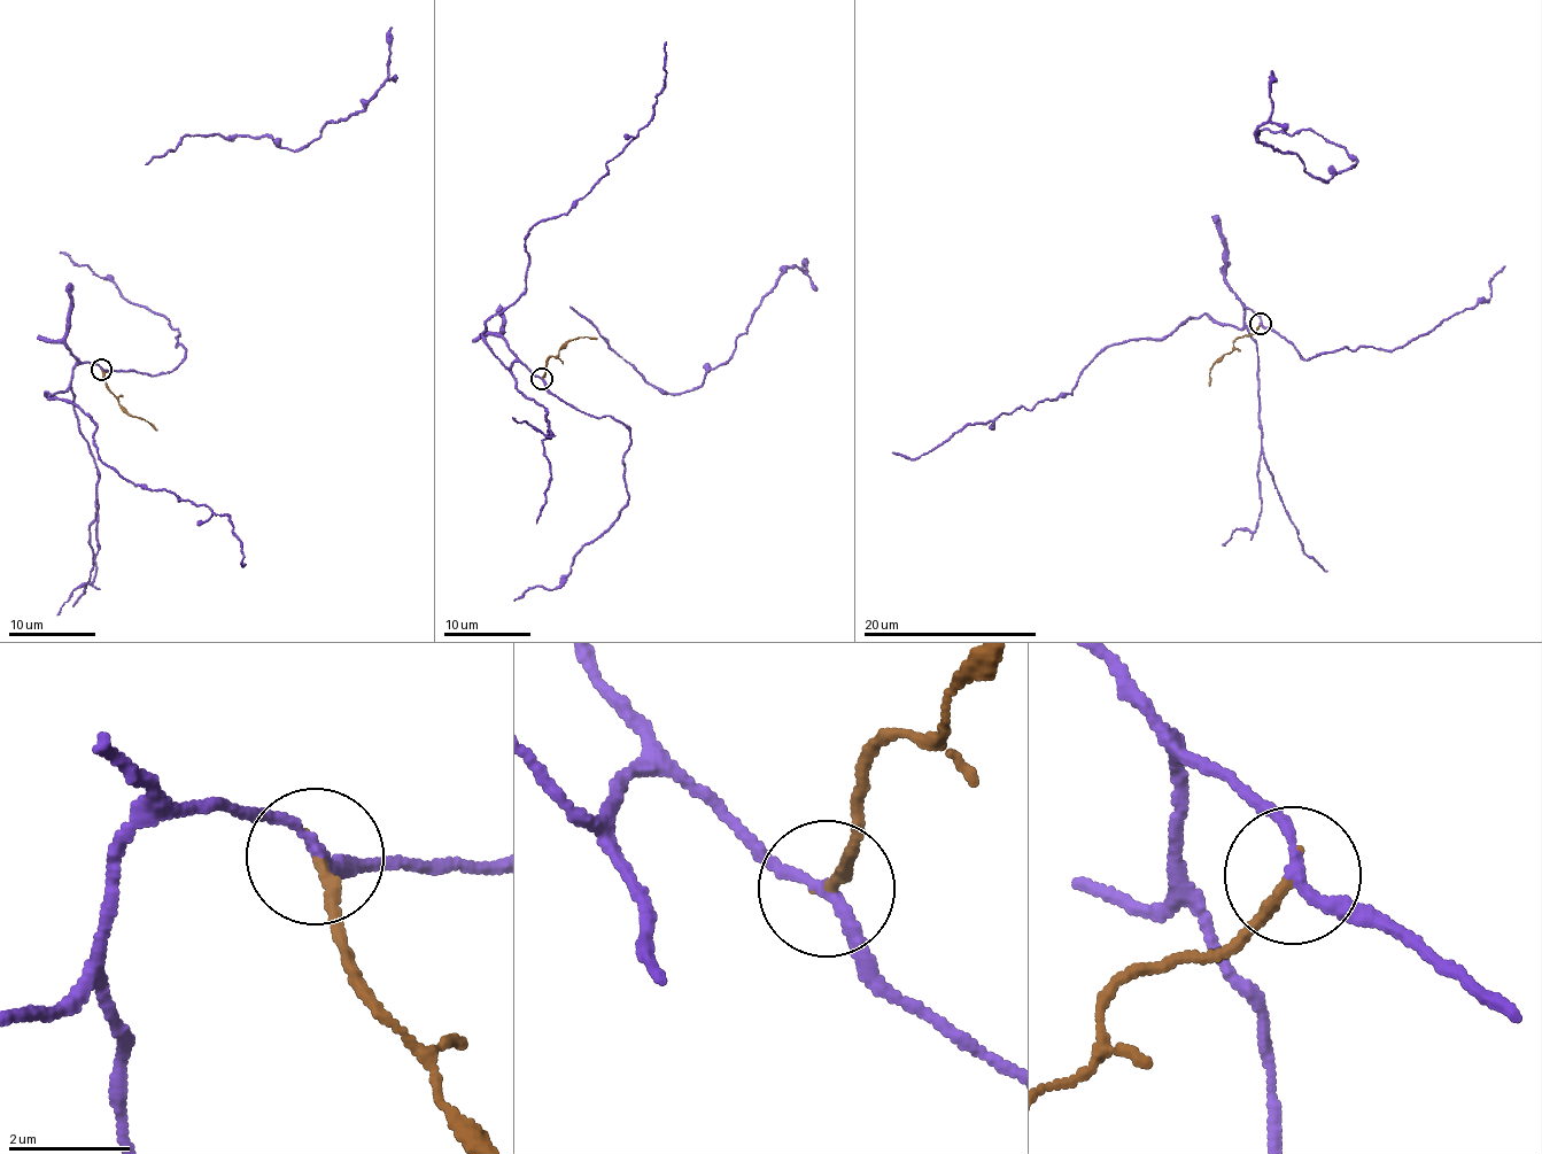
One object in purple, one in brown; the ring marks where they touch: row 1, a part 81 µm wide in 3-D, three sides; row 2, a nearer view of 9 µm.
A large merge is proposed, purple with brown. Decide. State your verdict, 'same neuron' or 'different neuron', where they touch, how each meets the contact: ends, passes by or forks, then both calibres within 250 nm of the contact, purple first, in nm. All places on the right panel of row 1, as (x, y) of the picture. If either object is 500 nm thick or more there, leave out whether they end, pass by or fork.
different neuron; place (1261, 324); purple passes by; brown ends; calibres 190 and 190 nm

